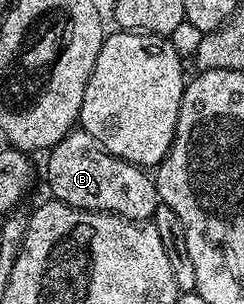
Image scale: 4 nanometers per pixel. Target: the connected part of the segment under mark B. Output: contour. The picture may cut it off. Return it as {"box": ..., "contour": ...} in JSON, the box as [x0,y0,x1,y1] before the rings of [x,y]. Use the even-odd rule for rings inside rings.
{"box":[45,129,160,223],"contour":[[[81,129],[70,131],[55,147],[50,148],[45,159],[49,194],[61,203],[85,211],[103,211],[109,215],[119,215],[131,219],[134,223],[153,220],[154,211],[160,205],[153,178],[143,168],[99,147],[96,137],[92,137],[88,132]]]}

